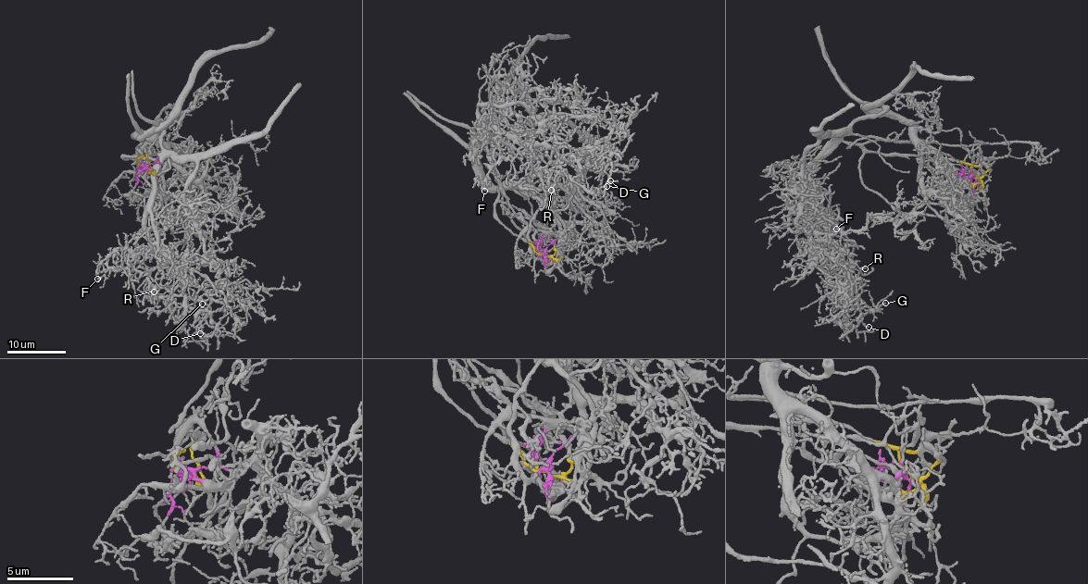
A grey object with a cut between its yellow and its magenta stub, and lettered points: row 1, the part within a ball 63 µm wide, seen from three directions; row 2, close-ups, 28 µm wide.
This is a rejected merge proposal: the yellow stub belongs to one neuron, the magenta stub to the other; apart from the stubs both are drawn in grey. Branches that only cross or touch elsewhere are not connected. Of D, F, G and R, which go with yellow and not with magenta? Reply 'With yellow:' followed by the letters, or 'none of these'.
With yellow: D, F, G, R

